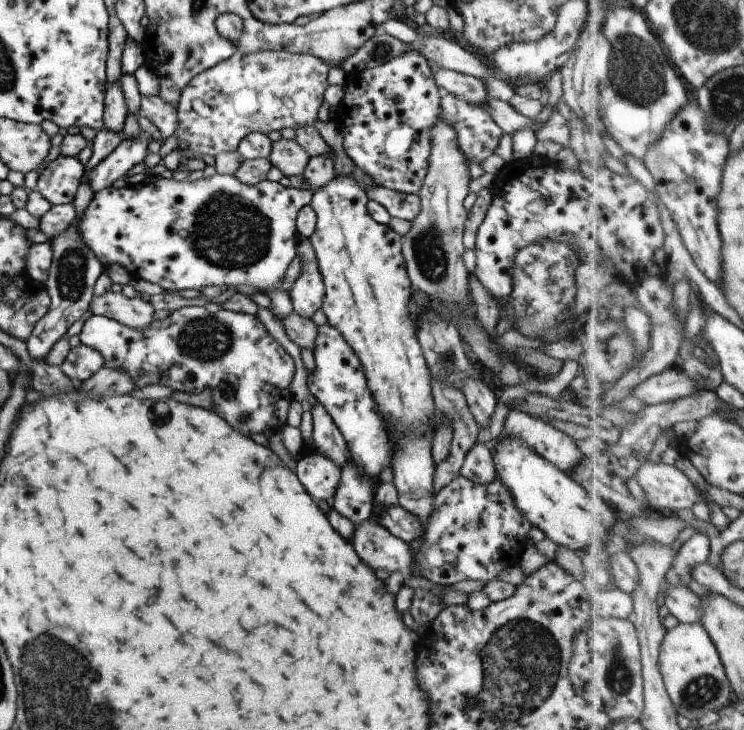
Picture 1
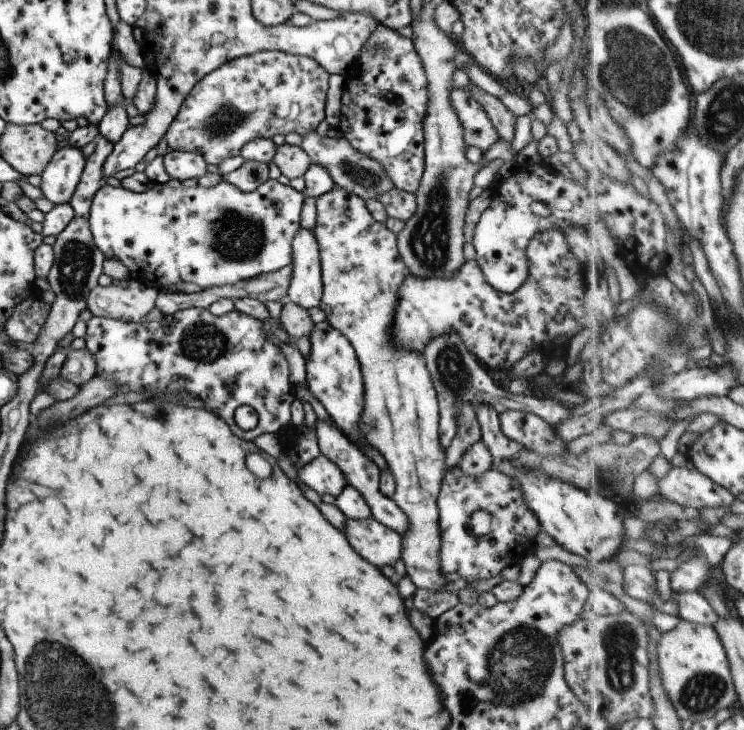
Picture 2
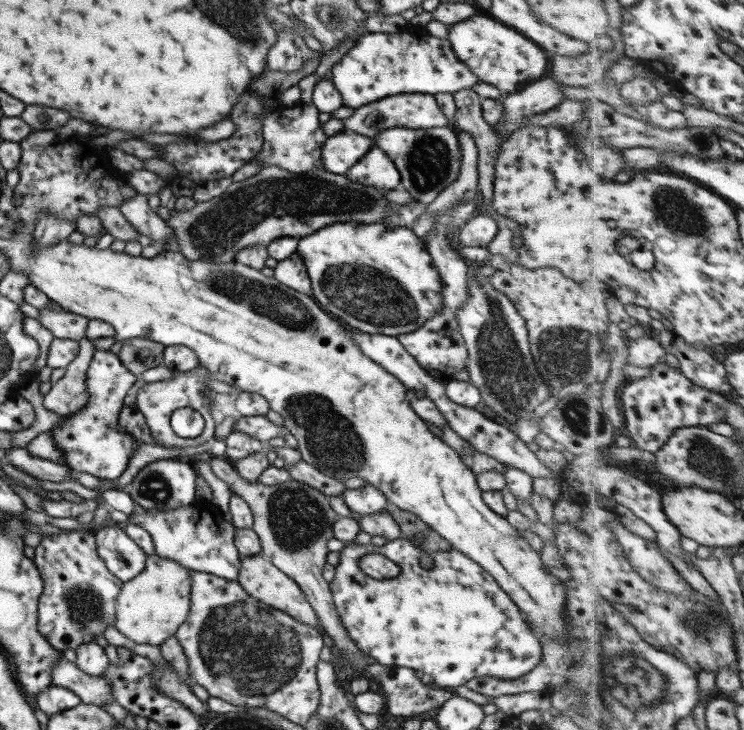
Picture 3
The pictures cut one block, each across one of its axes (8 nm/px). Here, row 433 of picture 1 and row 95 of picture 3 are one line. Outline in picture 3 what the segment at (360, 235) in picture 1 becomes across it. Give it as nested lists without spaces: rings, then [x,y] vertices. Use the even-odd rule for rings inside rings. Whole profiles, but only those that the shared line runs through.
[[[427,93],[400,94],[384,97],[380,100],[357,108],[350,117],[345,118],[344,132],[352,132],[368,136],[373,139],[382,130],[390,128],[433,129],[451,126],[448,118],[442,114],[440,106],[434,96]]]

